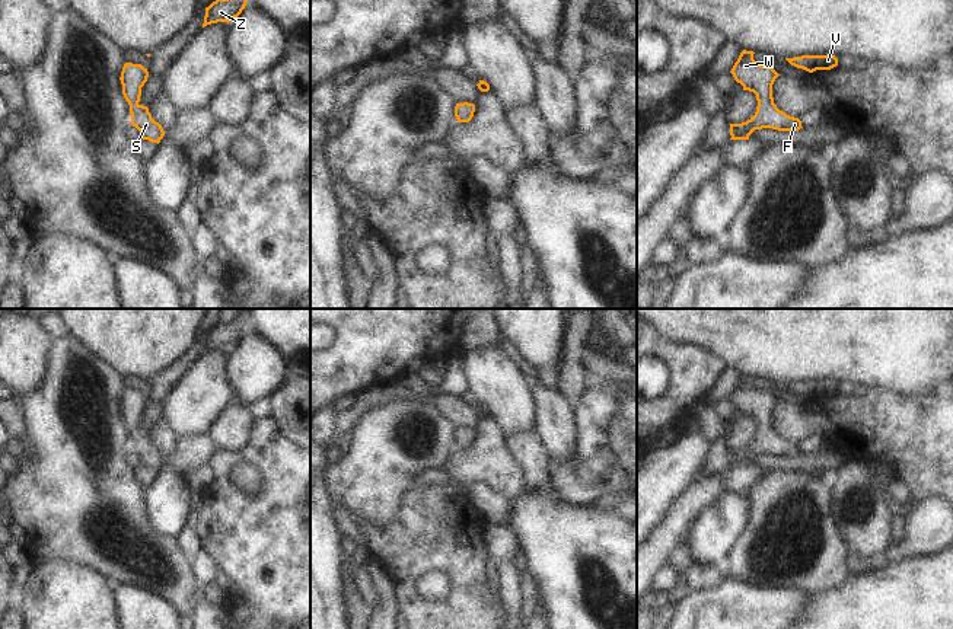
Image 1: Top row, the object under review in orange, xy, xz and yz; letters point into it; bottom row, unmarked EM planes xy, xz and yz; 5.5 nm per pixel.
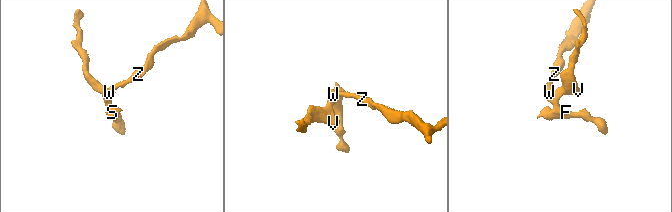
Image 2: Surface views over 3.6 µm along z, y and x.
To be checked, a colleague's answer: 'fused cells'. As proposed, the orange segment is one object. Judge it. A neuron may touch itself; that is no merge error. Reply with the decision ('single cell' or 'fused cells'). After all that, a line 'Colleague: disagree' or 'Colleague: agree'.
single cell
Colleague: disagree

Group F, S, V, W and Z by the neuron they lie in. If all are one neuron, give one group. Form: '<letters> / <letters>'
F S V W Z

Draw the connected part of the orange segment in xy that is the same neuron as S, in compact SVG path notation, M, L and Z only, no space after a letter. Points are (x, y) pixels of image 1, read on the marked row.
M125 63L121 71L122 95L130 105L131 125L140 131L143 140L160 143L165 131L152 118L147 106L140 105L141 87L147 82L149 71L141 64Z

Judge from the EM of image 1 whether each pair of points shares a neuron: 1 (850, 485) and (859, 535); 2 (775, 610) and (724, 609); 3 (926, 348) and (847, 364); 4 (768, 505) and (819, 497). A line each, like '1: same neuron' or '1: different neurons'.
1: same neuron
2: same neuron
3: same neuron
4: same neuron

